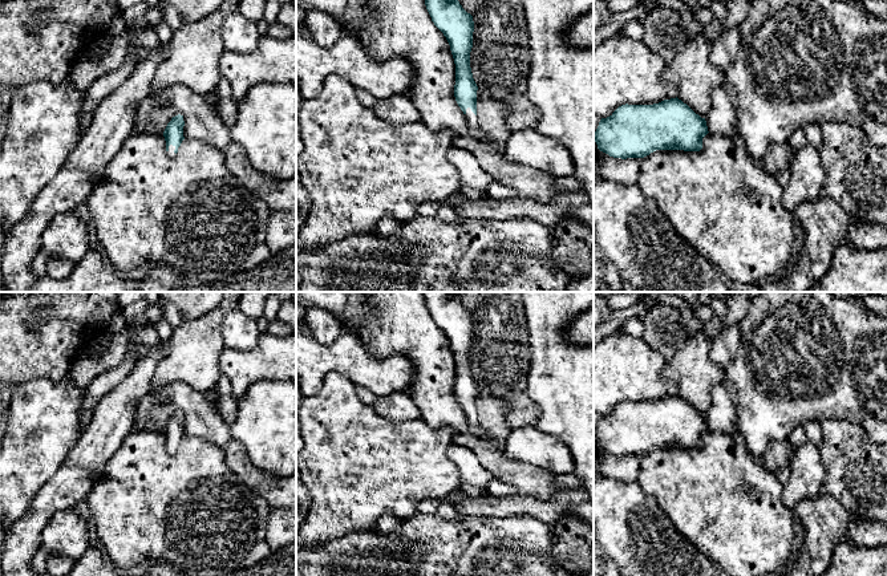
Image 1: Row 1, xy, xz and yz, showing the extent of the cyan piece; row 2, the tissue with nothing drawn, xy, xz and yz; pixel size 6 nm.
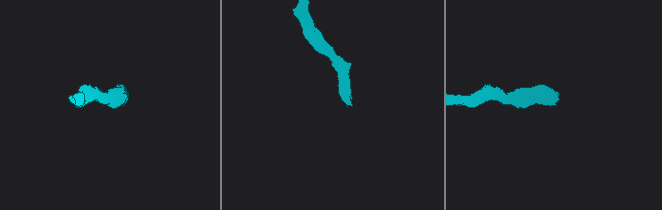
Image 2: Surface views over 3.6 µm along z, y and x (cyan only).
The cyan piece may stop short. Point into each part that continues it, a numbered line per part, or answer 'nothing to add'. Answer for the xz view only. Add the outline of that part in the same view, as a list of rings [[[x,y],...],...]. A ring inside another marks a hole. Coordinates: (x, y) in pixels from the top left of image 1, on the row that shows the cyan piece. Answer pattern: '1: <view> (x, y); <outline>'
1: xz (474, 129); [[[470,108],[466,109],[466,119],[467,119],[467,123],[469,123],[469,130],[470,130],[470,134],[474,135],[475,138],[481,139],[483,137],[479,126],[478,126],[478,119],[477,119],[477,115],[471,111]]]

